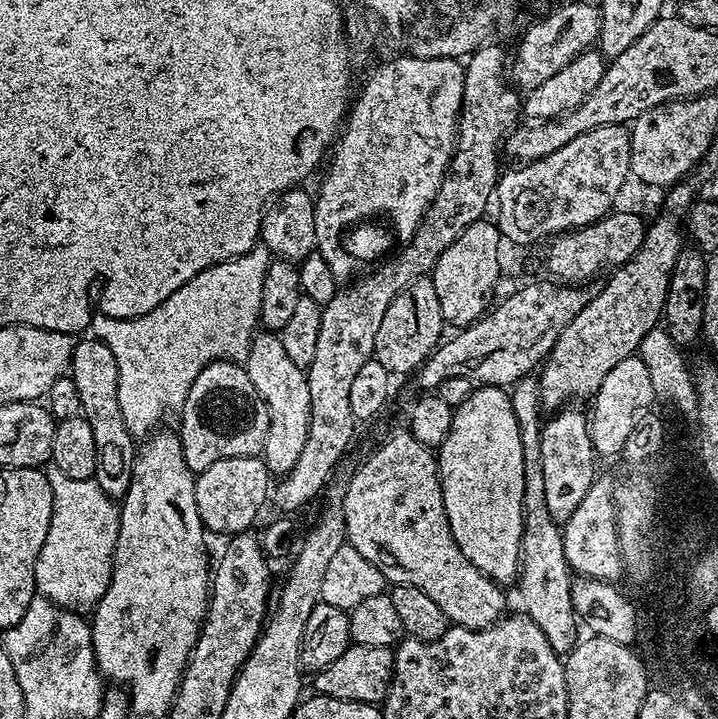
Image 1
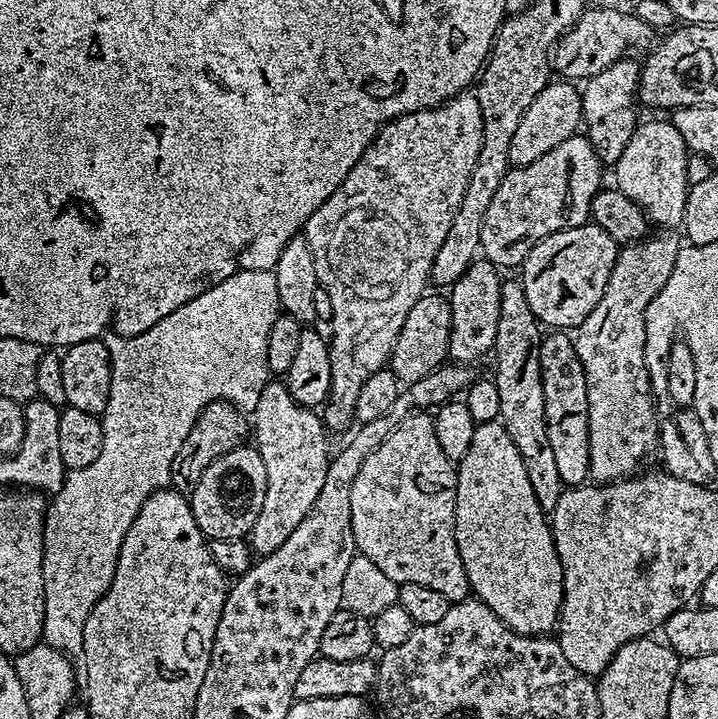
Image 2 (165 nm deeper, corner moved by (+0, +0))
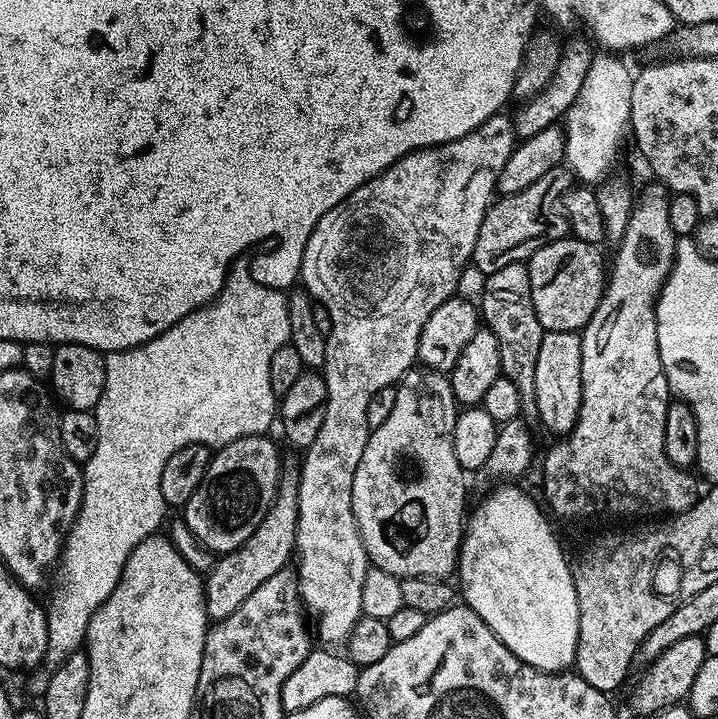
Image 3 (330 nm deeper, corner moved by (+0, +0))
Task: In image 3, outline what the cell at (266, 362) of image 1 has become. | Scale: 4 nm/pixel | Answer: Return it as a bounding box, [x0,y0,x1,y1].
[206,467,300,621]

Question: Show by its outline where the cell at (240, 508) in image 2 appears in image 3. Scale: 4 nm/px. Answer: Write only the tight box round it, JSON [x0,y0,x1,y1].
[183,434,282,554]

